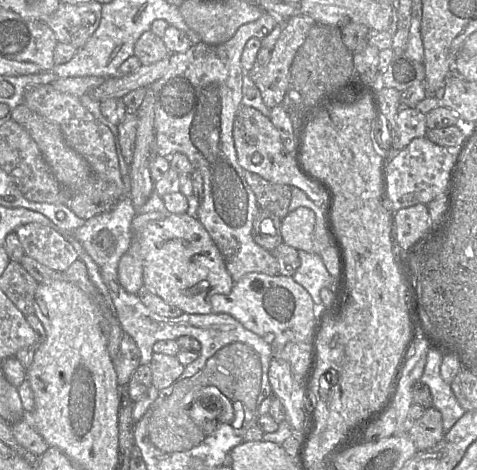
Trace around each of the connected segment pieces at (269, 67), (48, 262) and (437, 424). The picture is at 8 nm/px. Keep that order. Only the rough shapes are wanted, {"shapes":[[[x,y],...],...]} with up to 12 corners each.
{"shapes":[[[297,15],[251,74],[269,109],[284,101],[295,56],[316,22]],[[50,226],[16,229],[29,257],[65,271],[79,256]],[[434,407],[409,421],[417,451],[435,446],[445,435],[442,415]]]}

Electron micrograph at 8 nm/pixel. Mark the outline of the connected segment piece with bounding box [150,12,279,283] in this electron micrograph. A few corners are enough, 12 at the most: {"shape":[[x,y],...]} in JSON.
{"shape":[[264,12],[225,43],[172,53],[155,96],[156,153],[201,173],[197,219],[234,283],[278,274],[253,240],[238,163],[241,56]]}

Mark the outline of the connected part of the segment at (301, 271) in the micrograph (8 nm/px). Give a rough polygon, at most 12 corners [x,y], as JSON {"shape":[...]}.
{"shape":[[298,250],[300,266],[292,278],[322,306],[320,290],[333,292],[335,279],[321,257]]}

